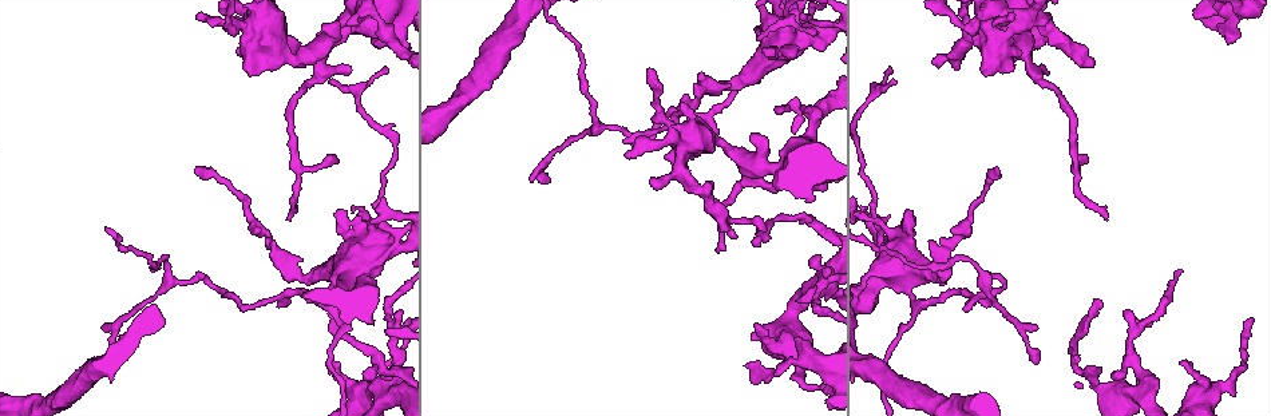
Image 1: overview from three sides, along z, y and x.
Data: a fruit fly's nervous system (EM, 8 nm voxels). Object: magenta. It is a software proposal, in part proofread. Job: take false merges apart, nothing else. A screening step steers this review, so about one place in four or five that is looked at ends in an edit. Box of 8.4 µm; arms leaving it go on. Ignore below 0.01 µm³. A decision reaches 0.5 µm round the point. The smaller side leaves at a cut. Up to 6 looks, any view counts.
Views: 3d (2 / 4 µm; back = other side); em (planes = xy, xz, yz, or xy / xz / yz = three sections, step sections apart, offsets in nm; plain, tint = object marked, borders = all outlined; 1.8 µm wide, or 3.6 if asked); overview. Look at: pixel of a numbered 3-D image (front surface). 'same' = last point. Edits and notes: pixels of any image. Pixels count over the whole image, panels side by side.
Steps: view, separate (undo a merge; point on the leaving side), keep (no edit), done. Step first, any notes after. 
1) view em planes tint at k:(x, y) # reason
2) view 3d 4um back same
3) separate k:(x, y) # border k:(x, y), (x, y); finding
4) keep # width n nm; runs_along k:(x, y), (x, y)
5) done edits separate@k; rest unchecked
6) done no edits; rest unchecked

view em planes borders at 1:(394, 234)

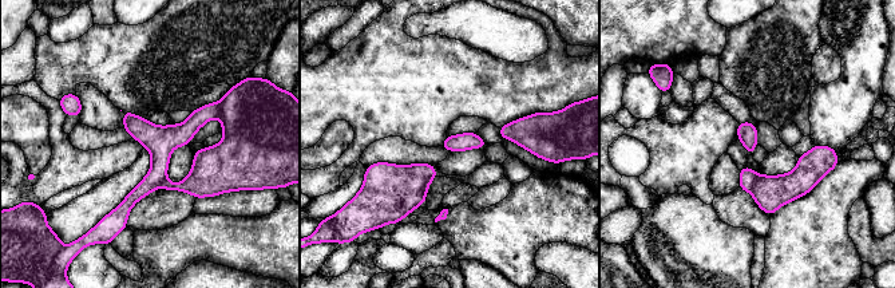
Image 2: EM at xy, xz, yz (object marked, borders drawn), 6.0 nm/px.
separate 2:(748, 177) # border 2:(759, 174), (751, 192); a second neuron is stuck on

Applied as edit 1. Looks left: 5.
view em 3.6um planes tint at 1:(249, 26)

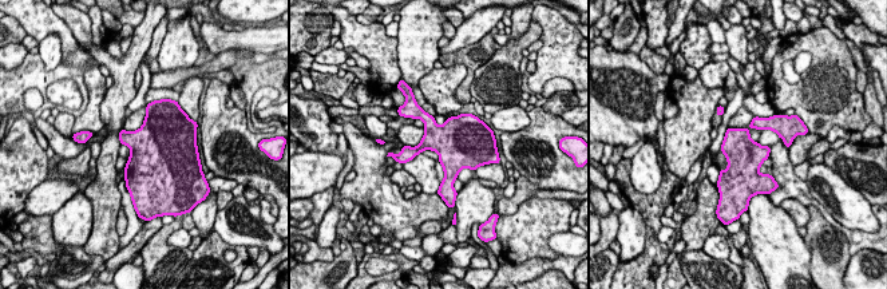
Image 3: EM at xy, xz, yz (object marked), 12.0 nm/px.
keep # all the same neuron

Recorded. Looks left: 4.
done edits separate@2; rest unchecked

